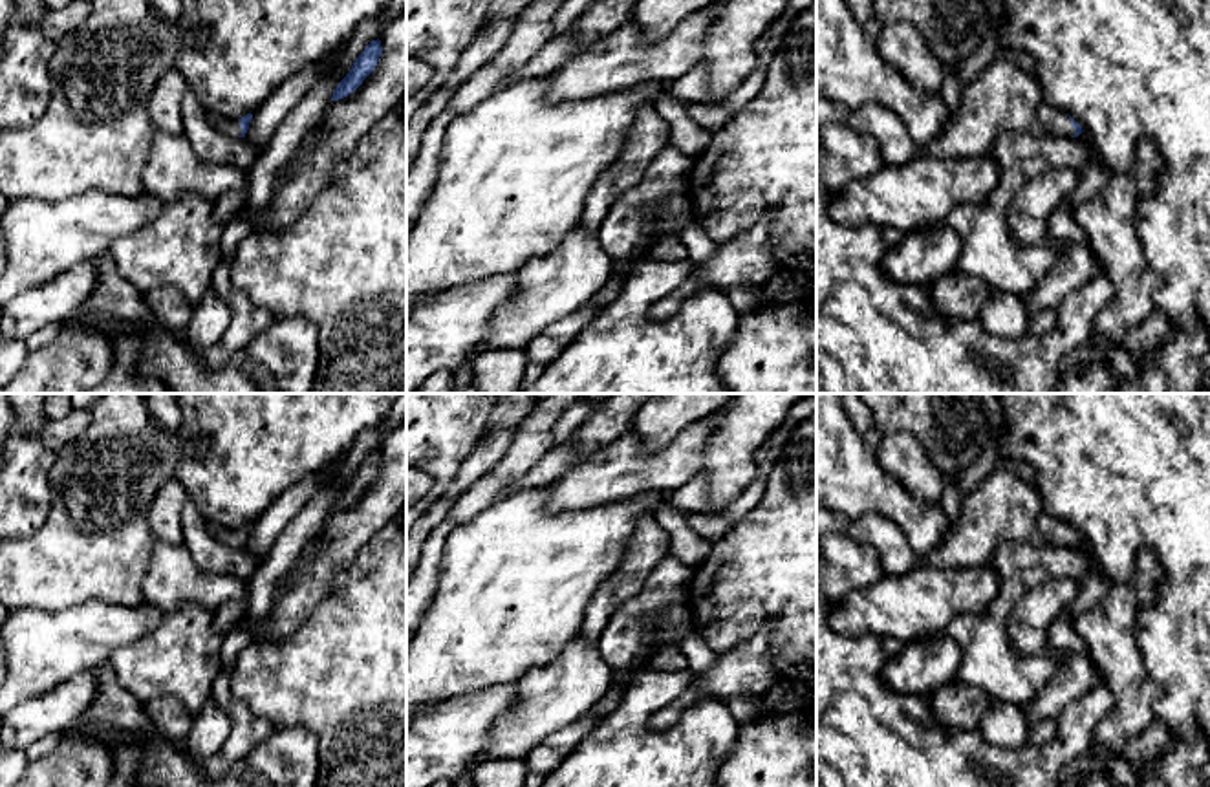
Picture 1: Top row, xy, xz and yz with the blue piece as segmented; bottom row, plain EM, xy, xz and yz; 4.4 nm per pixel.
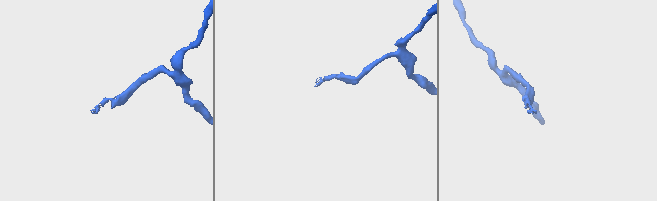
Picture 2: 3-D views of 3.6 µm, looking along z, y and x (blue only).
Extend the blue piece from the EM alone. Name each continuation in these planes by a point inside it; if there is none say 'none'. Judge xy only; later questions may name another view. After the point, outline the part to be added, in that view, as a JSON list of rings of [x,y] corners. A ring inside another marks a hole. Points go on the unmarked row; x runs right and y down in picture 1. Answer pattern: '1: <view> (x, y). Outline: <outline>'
1: xy (229, 537). Outline: [[[212,522],[207,523],[207,531],[216,540],[220,540],[221,544],[227,544],[227,545],[232,545],[232,547],[242,545],[240,531],[225,529],[225,527],[212,523]]]

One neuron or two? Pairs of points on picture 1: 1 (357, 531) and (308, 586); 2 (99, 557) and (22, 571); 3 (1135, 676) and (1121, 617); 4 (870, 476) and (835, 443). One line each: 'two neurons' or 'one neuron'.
1: one neuron
2: one neuron
3: one neuron
4: one neuron

